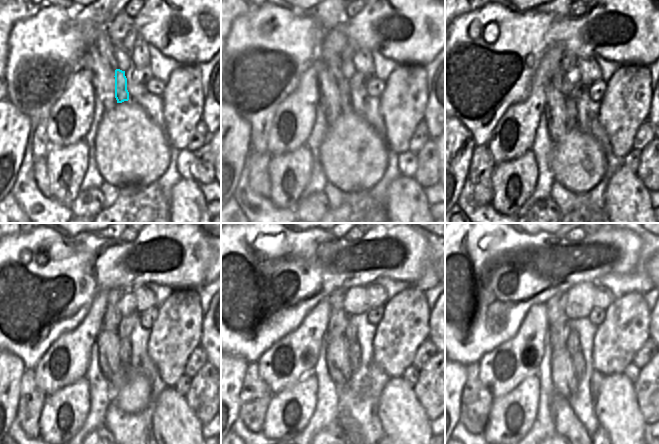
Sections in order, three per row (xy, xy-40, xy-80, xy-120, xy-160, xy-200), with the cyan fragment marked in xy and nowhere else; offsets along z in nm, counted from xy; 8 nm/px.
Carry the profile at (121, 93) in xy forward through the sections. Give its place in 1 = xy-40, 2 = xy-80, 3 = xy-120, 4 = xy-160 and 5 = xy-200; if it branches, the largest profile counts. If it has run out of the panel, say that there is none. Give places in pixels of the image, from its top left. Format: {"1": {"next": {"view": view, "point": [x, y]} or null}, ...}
{"1": {"next": {"view": "xy-40", "point": [343, 86]}}, "2": {"next": {"view": "xy-80", "point": [570, 101]}}, "3": {"next": {"view": "xy-120", "point": [124, 329]}}, "4": {"next": {"view": "xy-160", "point": [350, 335]}}, "5": {"next": {"view": "xy-200", "point": [573, 347]}}}

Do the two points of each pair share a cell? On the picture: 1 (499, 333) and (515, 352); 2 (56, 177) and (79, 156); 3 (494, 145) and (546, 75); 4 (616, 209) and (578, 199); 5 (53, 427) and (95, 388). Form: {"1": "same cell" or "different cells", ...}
{"1": "different cells", "2": "same cell", "3": "same cell", "4": "different cells", "5": "different cells"}

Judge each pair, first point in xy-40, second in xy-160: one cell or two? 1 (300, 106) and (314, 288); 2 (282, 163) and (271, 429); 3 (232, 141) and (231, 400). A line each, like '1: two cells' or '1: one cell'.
1: two cells
2: one cell
3: one cell

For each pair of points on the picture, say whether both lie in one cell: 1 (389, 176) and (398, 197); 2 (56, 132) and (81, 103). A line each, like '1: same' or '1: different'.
1: different
2: same

